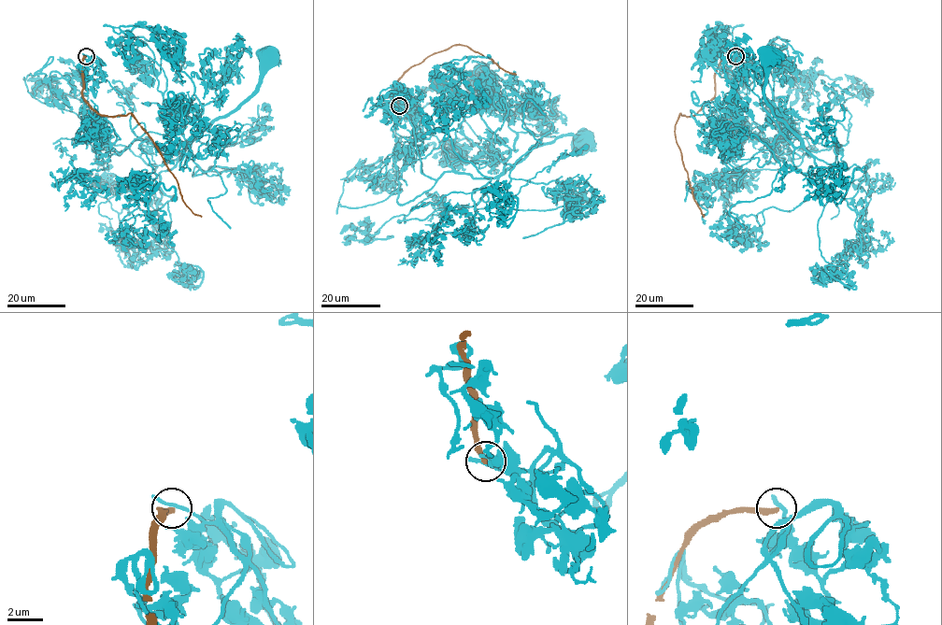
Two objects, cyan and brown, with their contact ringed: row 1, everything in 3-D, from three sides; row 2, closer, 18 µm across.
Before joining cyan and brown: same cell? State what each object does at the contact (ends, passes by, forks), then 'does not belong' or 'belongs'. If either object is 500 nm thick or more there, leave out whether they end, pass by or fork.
cyan passes by; brown ends there; does not belong

